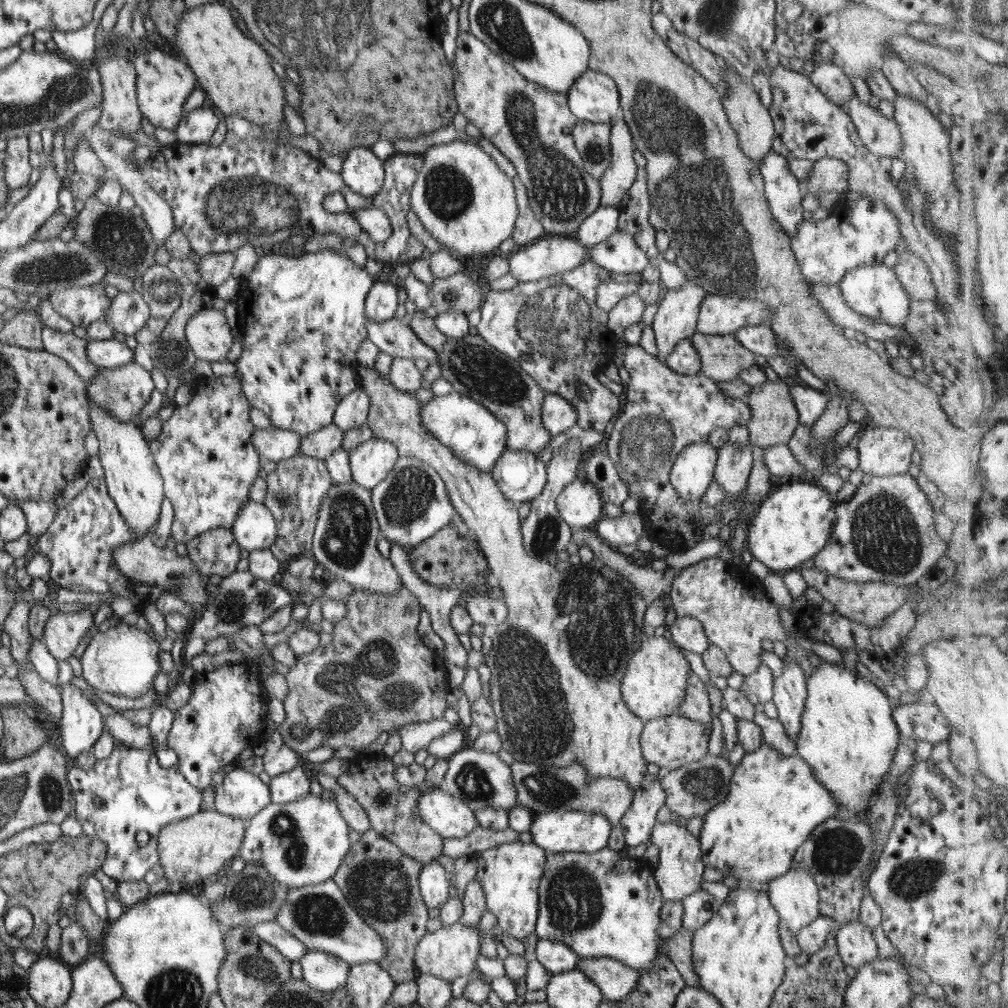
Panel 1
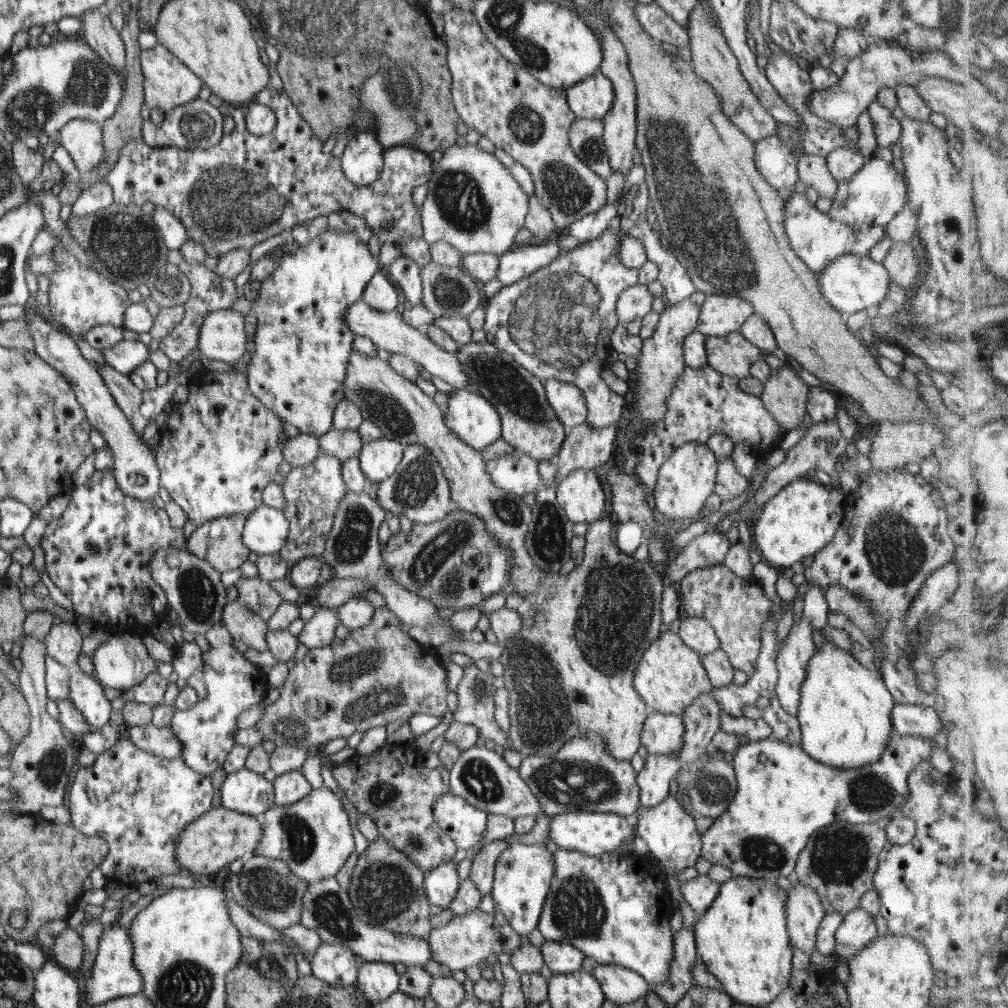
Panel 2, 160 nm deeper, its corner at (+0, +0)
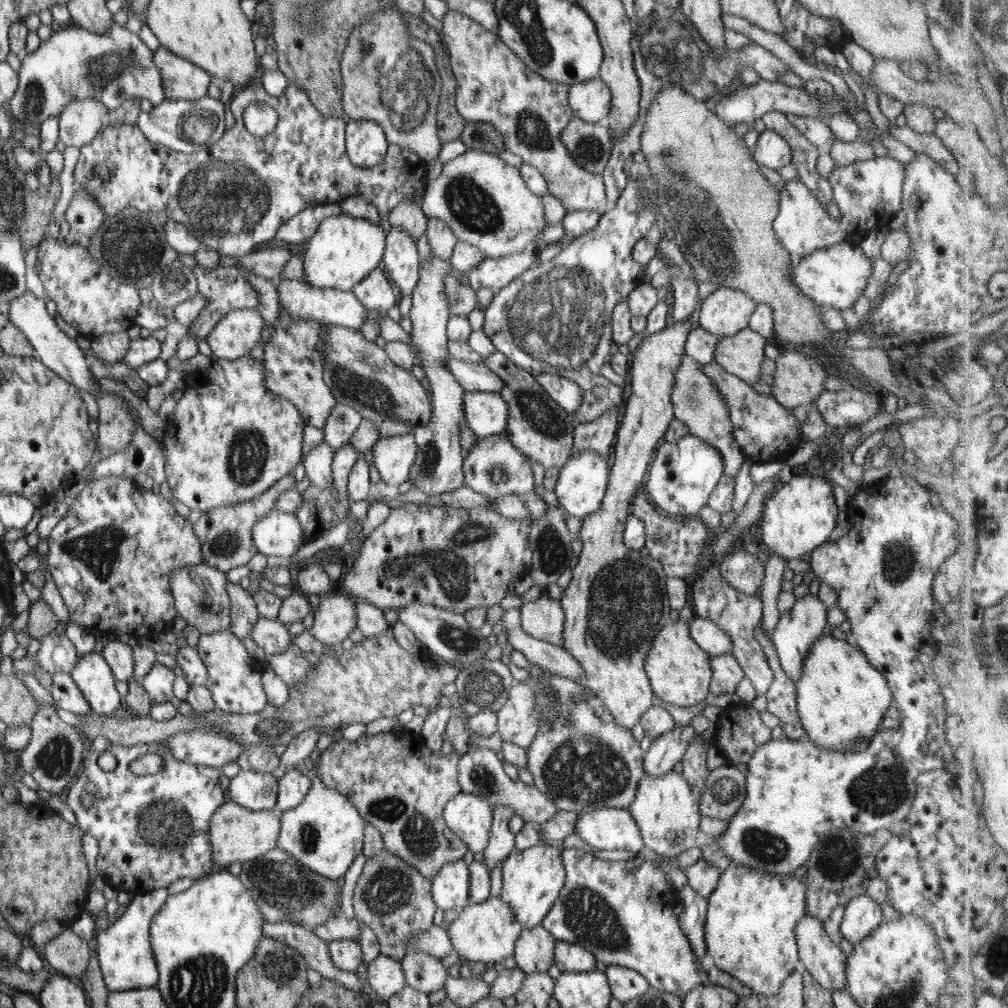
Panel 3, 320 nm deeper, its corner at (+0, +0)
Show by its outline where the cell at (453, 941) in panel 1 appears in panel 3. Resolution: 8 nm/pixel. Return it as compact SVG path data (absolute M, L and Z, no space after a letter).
M500 895L489 896L479 903L470 902L460 911L459 917L447 924L447 931L462 962L495 963L515 954L515 944L523 926L517 921L516 911Z

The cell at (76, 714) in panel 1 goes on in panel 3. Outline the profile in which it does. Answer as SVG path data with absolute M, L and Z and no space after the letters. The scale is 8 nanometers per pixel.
M101 652L82 655L71 675L96 717L112 716L116 708L121 708L115 674Z

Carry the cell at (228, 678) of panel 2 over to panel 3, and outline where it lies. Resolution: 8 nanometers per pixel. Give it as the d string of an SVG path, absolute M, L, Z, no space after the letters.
M219 630L212 634L200 634L194 650L207 670L204 684L213 694L216 709L223 715L262 712L269 704L264 692L262 675L265 663L248 655L241 640L229 630Z

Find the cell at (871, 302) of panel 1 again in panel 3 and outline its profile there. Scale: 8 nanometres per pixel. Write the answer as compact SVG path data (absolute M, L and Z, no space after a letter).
M846 240L826 250L814 250L810 256L798 259L792 264L792 281L812 303L821 308L843 311L852 308L858 297L864 293L874 266L861 250L859 244Z

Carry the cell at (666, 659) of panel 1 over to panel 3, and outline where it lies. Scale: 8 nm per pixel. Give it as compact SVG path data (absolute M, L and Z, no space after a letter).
M678 619L661 628L653 638L643 663L655 696L684 708L701 704L705 700L712 676L710 656L691 637L689 623Z

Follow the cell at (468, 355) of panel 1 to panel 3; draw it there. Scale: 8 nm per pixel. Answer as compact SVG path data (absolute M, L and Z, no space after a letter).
M494 351L483 362L502 382L504 389L500 391L509 406L507 428L504 431L509 441L521 450L530 460L542 464L545 470L560 469L574 453L574 425L575 421L569 414L553 401L538 384L534 375L516 366L505 354Z

